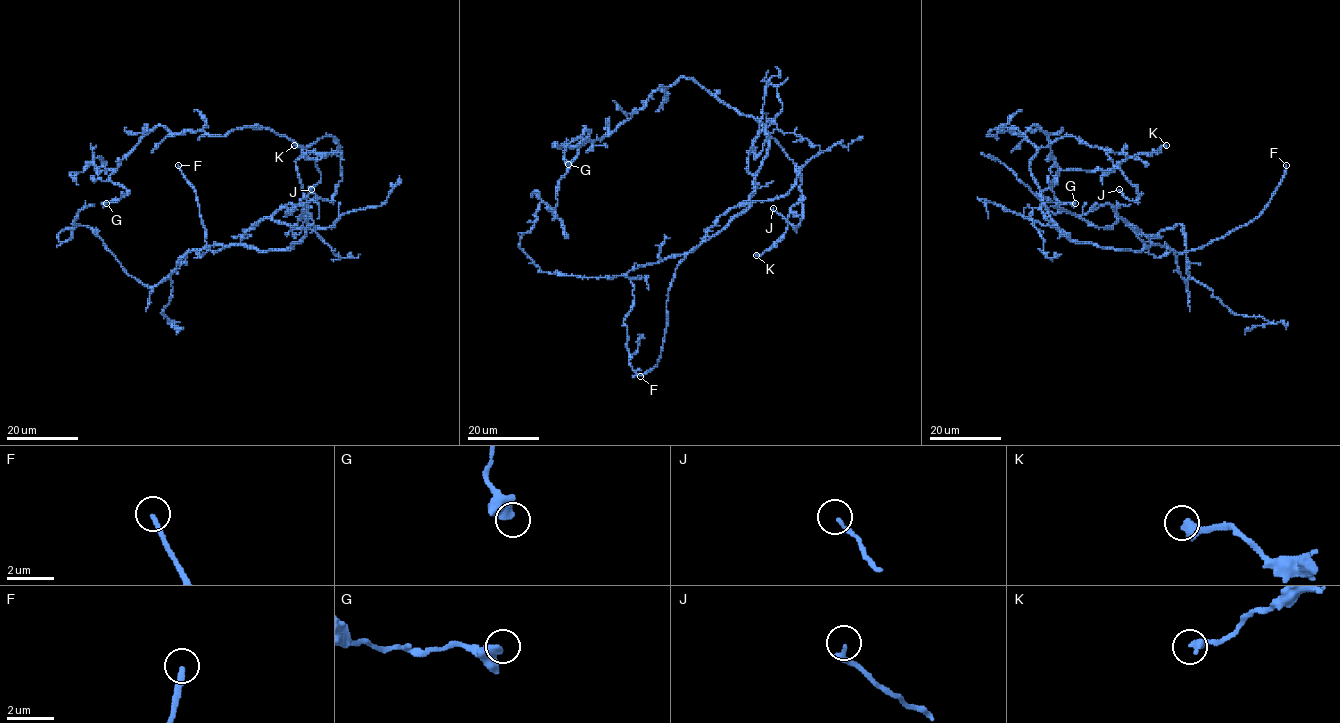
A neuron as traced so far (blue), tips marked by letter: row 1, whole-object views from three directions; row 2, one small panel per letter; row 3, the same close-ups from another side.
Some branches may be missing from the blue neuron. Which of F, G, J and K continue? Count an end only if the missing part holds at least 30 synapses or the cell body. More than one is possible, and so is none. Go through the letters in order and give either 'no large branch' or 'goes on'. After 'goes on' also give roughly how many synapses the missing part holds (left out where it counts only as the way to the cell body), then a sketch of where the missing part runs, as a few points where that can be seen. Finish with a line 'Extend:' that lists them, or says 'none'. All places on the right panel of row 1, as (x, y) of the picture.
F: goes on | (1286, 165), (1285, 155), (1257, 101), (1256, 93), (1260, 90), (1261, 94), (1257, 99)
G: no large branch
J: no large branch
K: no large branch
Extend: F

